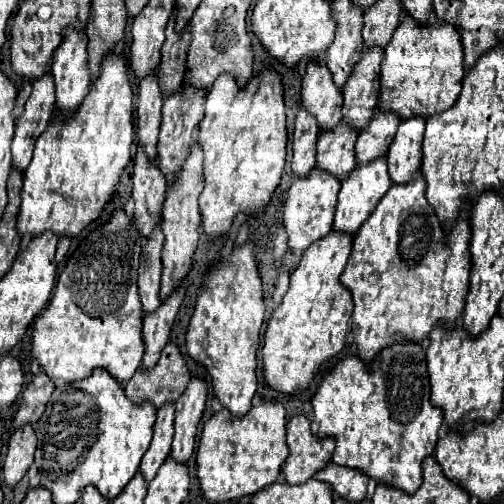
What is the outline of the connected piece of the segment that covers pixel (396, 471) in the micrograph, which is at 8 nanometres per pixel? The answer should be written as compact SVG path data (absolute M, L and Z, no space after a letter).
M395 340L391 346L383 348L371 364L359 356L341 358L327 374L323 374L317 392L311 400L313 404L313 434L335 436L337 446L333 452L333 462L349 468L359 468L371 480L391 484L413 494L421 484L421 462L435 450L441 420L441 408L433 408L429 400L429 372L425 360L425 344L413 340Z

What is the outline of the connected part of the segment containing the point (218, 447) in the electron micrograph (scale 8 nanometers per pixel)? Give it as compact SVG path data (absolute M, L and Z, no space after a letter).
M263 400L239 418L221 408L205 422L199 440L197 474L203 496L211 502L227 502L255 494L279 478L287 454L285 408L281 400Z

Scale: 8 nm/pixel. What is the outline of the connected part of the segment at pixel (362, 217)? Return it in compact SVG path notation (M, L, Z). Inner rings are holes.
M379 156L377 160L371 160L367 164L357 164L353 172L345 180L341 180L341 190L339 190L339 202L337 202L337 212L335 212L335 230L341 232L351 232L355 234L359 226L369 218L381 196L391 188L389 180L389 170L387 170L387 158Z

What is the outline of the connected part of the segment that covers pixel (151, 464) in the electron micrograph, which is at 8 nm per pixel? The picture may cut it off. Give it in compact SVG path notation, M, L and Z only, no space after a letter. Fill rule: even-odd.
M175 402L163 404L157 410L151 446L141 460L141 472L143 472L147 482L151 482L155 478L159 466L169 456L169 448L171 448L171 442L173 442L173 420L175 420Z

